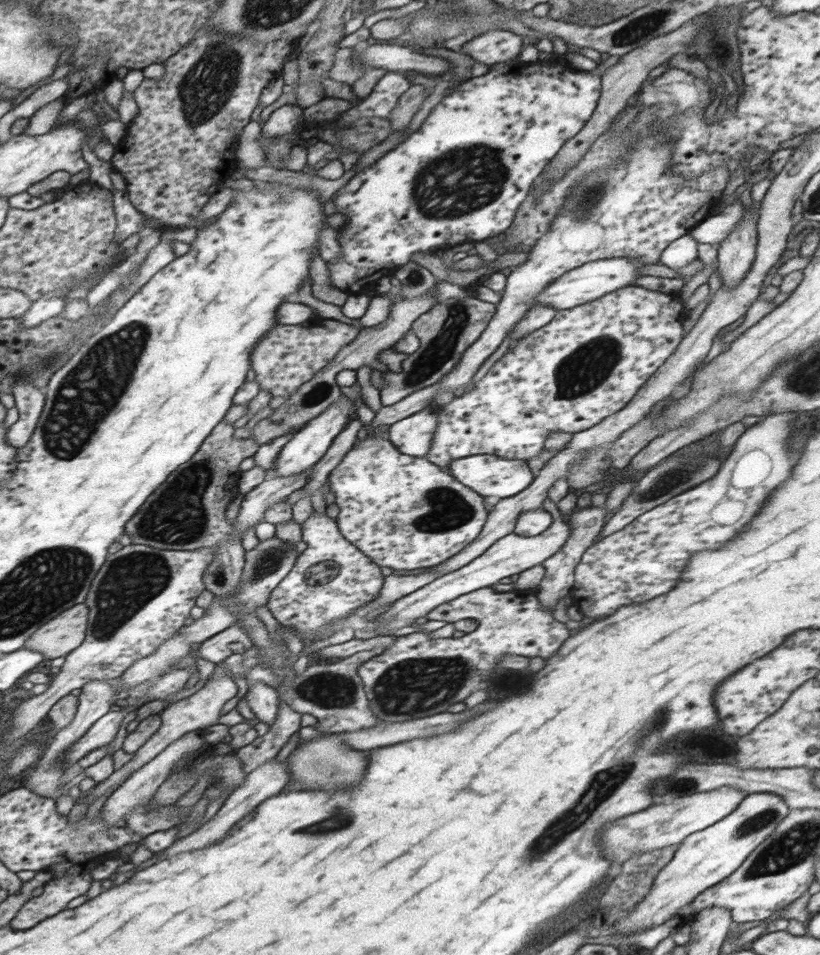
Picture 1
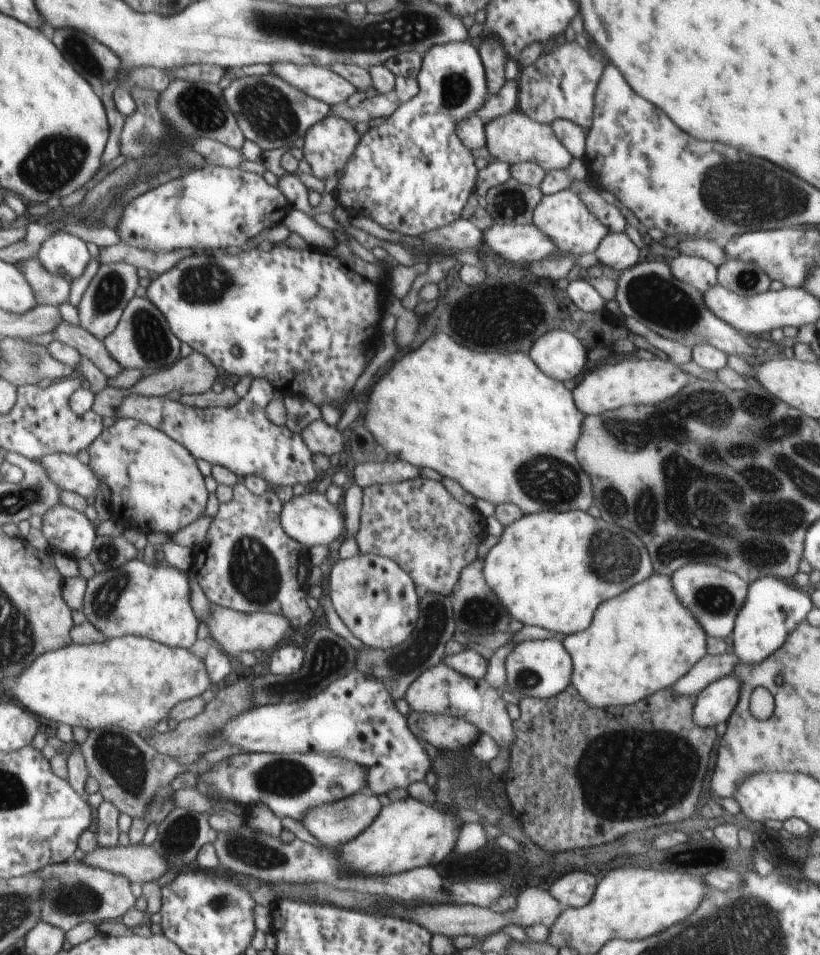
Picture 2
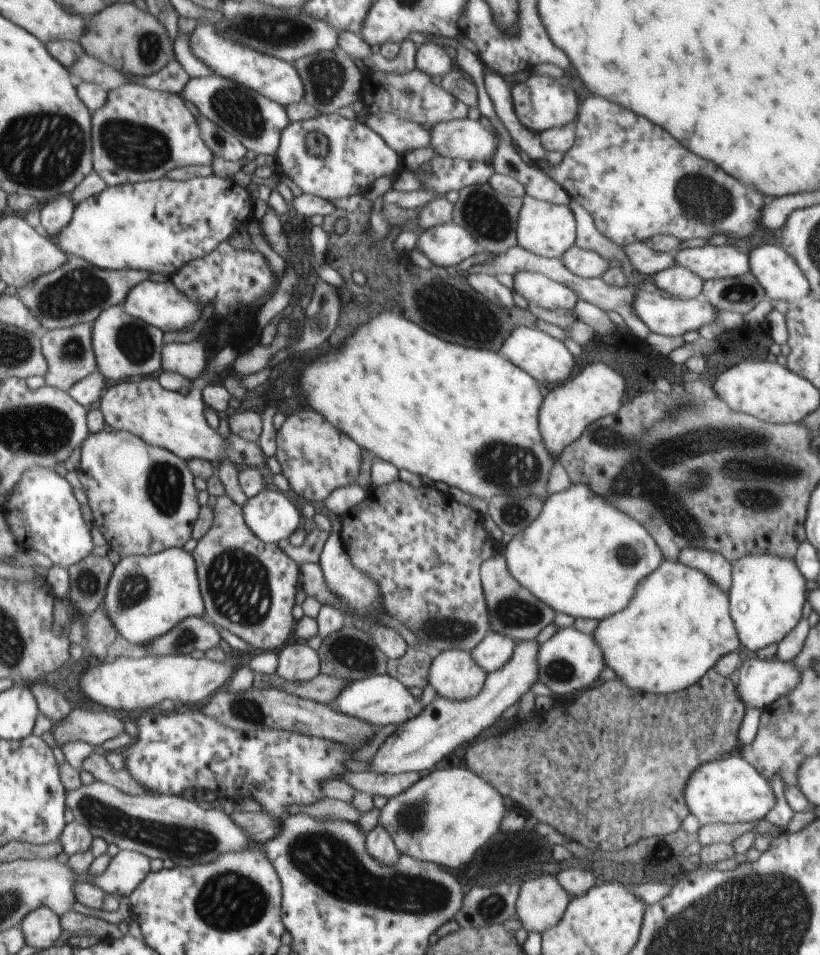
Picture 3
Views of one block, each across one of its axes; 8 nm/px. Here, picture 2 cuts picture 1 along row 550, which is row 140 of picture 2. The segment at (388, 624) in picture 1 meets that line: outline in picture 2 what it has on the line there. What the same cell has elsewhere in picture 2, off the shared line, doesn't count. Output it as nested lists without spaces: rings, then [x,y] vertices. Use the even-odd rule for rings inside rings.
[[[514,110],[489,120],[485,124],[484,130],[486,150],[501,163],[515,165],[533,162],[544,172],[547,172],[565,169],[573,159],[573,156],[562,147],[562,143],[558,142],[550,125],[537,123],[526,117],[520,110]]]

